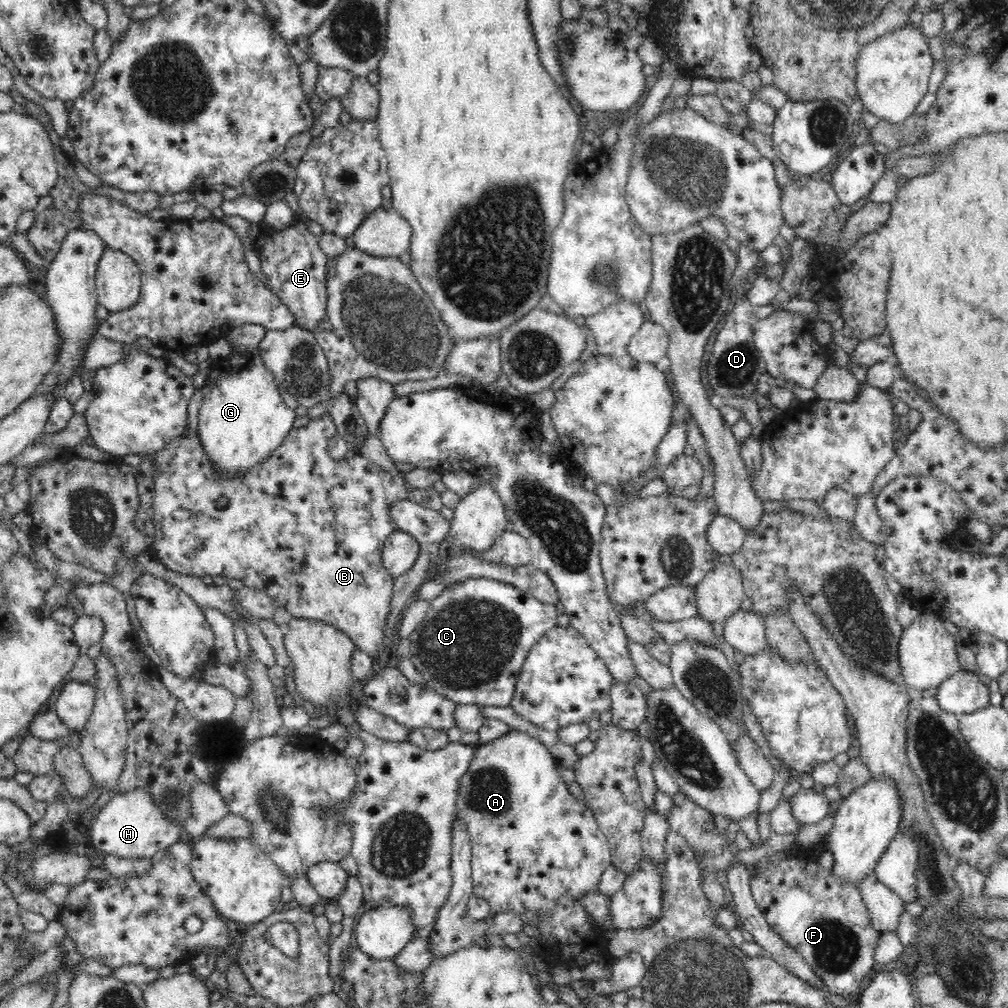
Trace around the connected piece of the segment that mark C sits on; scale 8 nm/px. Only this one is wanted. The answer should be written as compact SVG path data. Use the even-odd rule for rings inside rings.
M470 577L451 583L444 593L431 600L424 620L410 636L410 659L428 688L458 705L508 707L514 698L516 681L527 654L545 632L557 625L556 618L555 604L542 602L504 581Z

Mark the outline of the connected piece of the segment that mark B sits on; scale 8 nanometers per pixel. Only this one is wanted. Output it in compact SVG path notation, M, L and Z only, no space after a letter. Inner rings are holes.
M328 412L324 413L323 416L316 419L310 419L306 426L302 426L300 428L293 428L286 438L284 438L284 442L264 460L264 462L260 462L260 464L256 464L256 466L252 466L250 470L244 470L242 474L221 474L221 472L216 473L215 470L211 467L209 463L208 457L205 455L203 448L201 447L200 437L197 435L197 431L194 430L194 434L182 434L178 436L178 438L172 440L166 448L160 450L160 452L154 453L154 479L155 479L155 491L154 491L154 502L152 502L152 519L154 519L154 542L152 542L152 550L150 551L151 555L156 557L162 564L165 564L170 570L178 571L179 573L184 573L193 577L202 577L204 575L209 574L210 576L226 576L226 578L237 578L242 580L244 587L250 587L256 590L262 590L272 599L274 599L274 603L276 606L283 606L286 610L292 615L292 618L307 618L308 620L319 620L320 622L325 622L326 624L333 624L340 632L347 634L350 637L350 640L354 643L355 648L361 650L368 654L368 656L372 656L373 660L378 660L380 658L380 654L384 651L384 636L386 636L386 622L388 620L388 616L391 611L391 598L393 595L393 579L392 575L384 568L382 559L381 559L381 548L383 547L383 542L388 540L388 536L392 534L392 531L396 530L394 521L391 520L389 515L389 506L394 501L410 499L409 494L412 490L416 490L408 485L408 481L403 476L394 476L390 474L386 469L382 469L376 463L368 460L364 457L355 457L353 460L334 460L328 452L327 444L328 440L332 438L332 436L336 436L337 430L336 425L334 425L334 419L329 415Z

